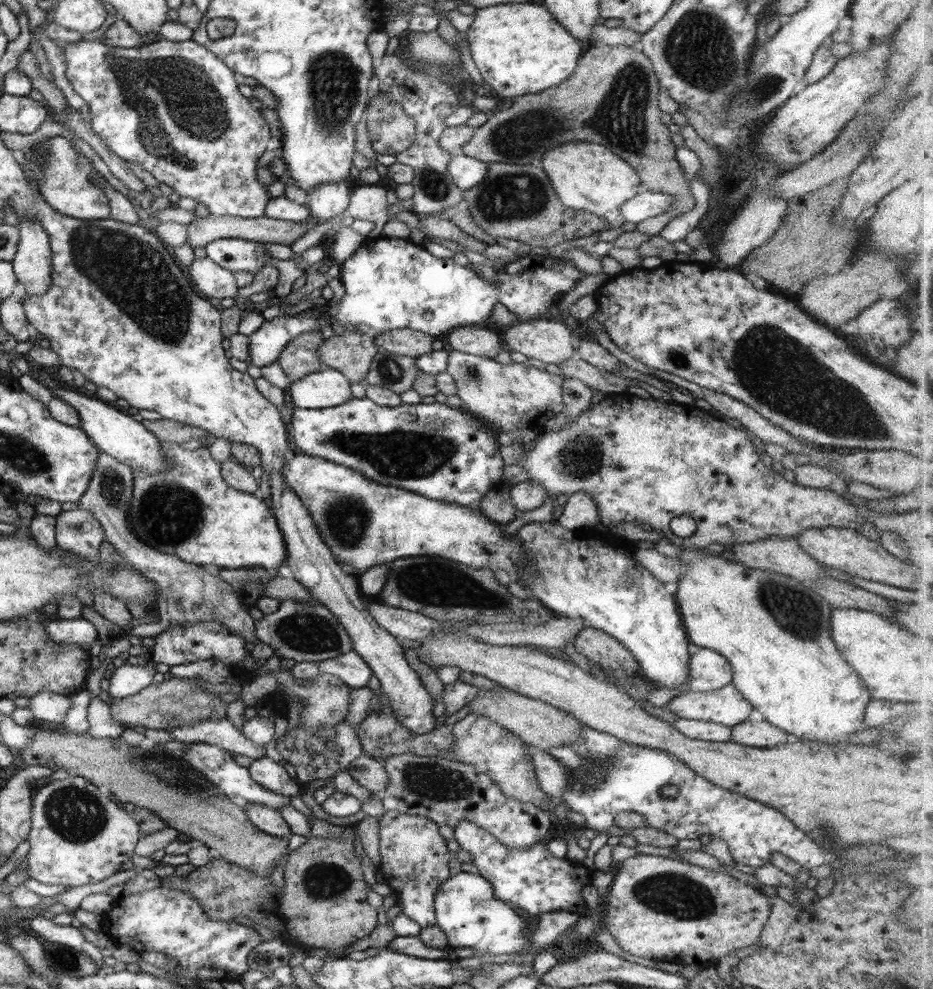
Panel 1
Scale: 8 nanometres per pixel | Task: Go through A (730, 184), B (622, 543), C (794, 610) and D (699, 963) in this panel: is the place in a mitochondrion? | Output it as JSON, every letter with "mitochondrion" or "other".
{"A":"other","B":"other","C":"mitochondrion","D":"other"}

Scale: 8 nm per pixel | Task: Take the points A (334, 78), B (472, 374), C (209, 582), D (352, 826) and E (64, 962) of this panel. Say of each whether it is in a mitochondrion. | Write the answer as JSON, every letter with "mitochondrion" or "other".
{"A":"mitochondrion","B":"mitochondrion","C":"other","D":"other","E":"mitochondrion"}

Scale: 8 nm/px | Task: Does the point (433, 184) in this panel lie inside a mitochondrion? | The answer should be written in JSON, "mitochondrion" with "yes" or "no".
{"mitochondrion":"yes"}

